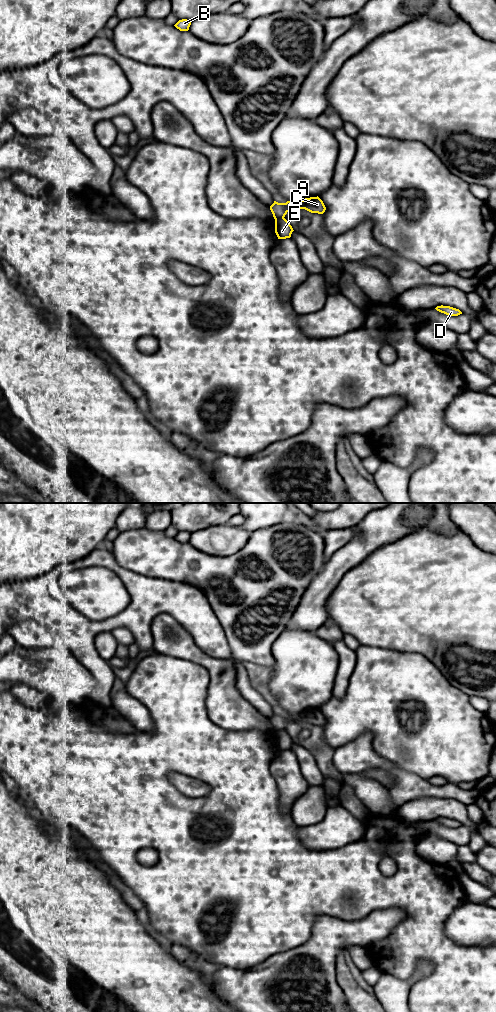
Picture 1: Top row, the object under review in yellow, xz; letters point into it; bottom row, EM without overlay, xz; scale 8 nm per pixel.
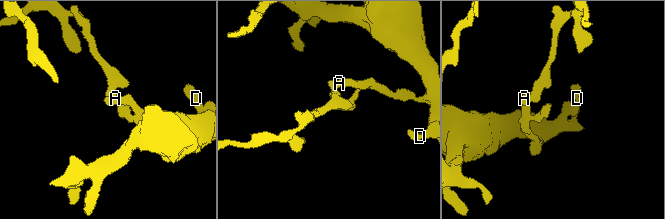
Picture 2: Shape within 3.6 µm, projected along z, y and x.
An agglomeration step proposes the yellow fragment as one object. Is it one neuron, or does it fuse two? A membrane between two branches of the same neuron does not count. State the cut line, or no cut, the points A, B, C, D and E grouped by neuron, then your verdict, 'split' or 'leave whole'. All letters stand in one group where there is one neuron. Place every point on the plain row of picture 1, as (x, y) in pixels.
xz (283, 729), (275, 731) | A B C D / E | split

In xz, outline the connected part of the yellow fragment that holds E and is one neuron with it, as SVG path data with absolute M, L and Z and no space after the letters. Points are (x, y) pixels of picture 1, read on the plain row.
M285 730L275 731L275 745L278 751L290 750L293 743L292 738Z

